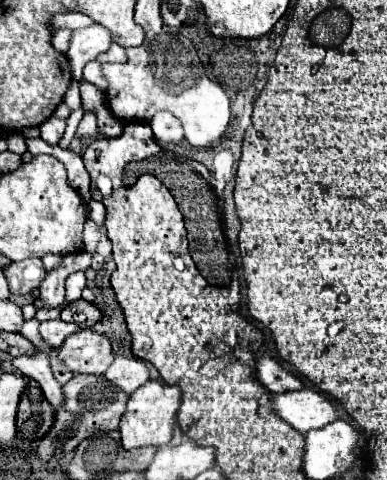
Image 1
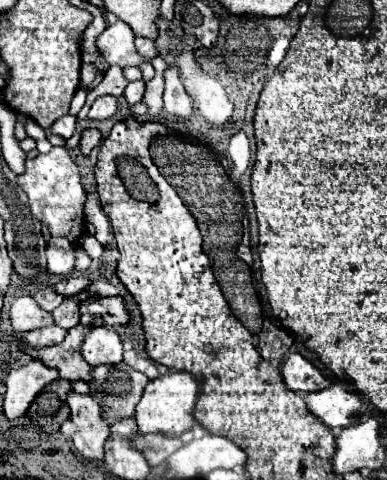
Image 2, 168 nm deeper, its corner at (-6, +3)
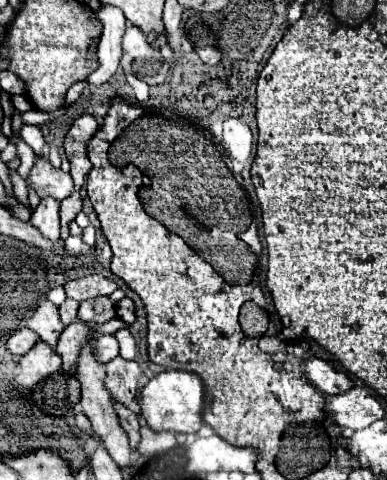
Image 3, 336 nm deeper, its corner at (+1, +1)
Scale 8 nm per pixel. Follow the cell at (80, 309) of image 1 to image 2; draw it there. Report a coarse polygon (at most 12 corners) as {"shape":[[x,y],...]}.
{"shape":[[121,296],[81,302],[81,324],[127,324]]}

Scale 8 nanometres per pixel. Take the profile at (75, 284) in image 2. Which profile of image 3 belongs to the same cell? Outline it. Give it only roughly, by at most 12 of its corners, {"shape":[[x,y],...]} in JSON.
{"shape":[[82,276],[64,284],[66,296],[86,300],[108,296],[116,282],[104,276]]}

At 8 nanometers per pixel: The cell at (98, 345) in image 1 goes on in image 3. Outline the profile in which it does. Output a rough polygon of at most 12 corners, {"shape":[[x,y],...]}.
{"shape":[[114,336],[96,338],[92,350],[104,364],[118,356]]}

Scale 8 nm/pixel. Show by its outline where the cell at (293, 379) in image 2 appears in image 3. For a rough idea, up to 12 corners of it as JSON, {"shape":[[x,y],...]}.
{"shape":[[304,360],[306,380],[332,396],[352,388],[348,374],[324,360]]}

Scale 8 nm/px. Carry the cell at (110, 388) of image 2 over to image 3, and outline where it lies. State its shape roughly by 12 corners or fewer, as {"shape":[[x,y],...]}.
{"shape":[[138,362],[106,364],[104,386],[114,402],[132,406],[140,388]]}

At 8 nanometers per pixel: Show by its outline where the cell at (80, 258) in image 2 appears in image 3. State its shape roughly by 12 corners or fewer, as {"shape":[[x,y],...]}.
{"shape":[[80,236],[64,240],[66,252],[74,258],[82,256],[84,242]]}

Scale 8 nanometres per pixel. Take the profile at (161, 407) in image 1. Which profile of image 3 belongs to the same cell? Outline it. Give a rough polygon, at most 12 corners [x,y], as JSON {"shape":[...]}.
{"shape":[[166,370],[140,390],[152,430],[198,432],[204,384]]}

